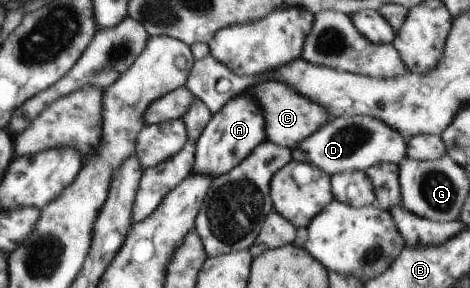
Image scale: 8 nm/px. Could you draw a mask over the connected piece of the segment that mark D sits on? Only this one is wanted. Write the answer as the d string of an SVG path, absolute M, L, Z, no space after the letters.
M369 116L330 118L299 145L291 149L295 161L320 168L328 176L343 172L365 171L378 163L400 164L406 157L408 140L381 120Z

